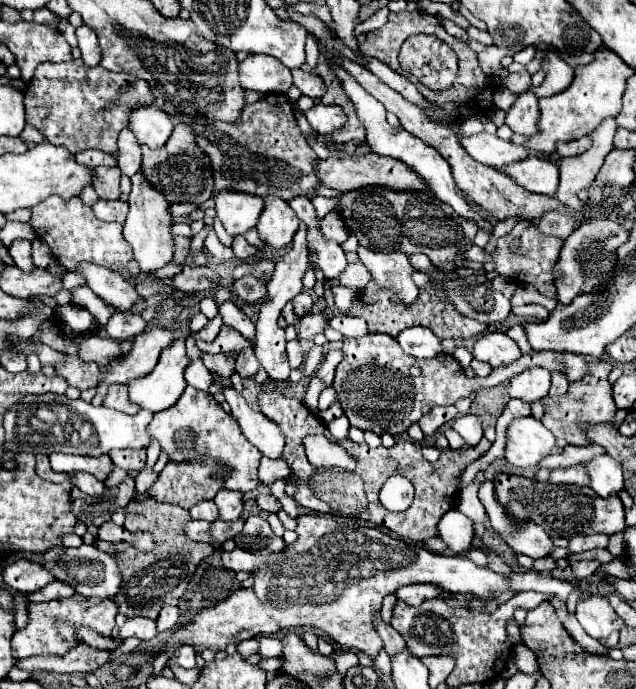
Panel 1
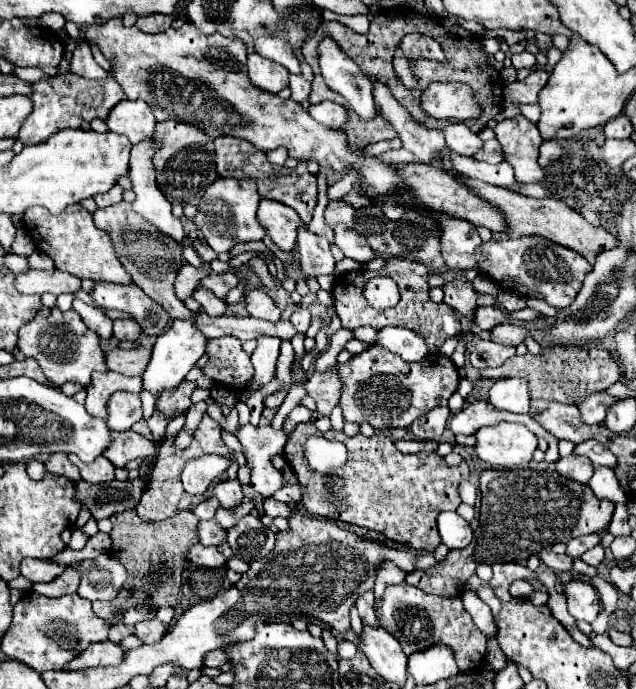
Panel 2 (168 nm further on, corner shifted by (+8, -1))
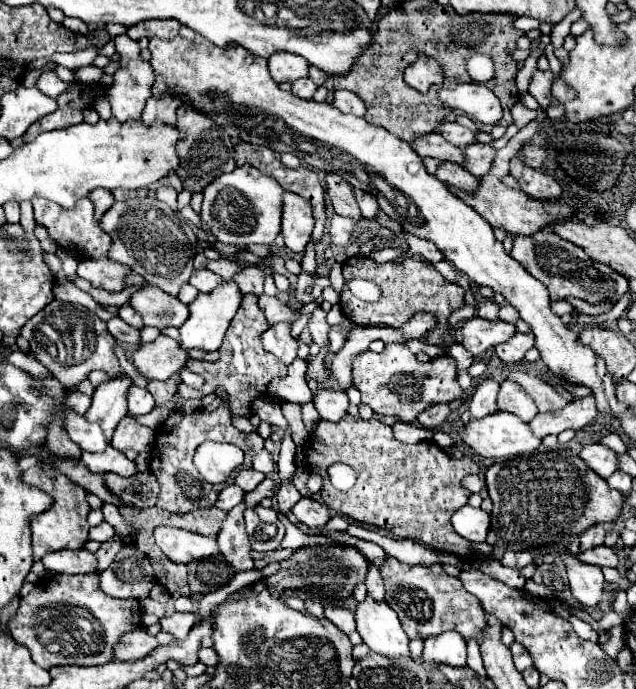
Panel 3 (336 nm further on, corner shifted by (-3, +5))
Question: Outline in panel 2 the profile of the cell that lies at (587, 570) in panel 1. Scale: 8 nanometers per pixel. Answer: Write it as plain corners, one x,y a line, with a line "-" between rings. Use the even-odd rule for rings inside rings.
596,545
596,547
592,547
592,549
588,549
582,557
580,557
584,563
588,563
588,565
600,565
600,561
604,559
604,549
602,549
602,545

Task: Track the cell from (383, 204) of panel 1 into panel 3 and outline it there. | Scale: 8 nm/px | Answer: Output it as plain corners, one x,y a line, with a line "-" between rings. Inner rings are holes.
481,299
479,305
477,305
477,315
481,319
489,319
489,321
497,321
497,311
499,311
499,305
491,299

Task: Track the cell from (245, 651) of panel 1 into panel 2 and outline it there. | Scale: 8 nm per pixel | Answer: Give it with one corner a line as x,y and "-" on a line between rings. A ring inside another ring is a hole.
216,649
216,651
208,653
206,659
204,659
204,667
222,667
224,663
226,663
226,655
224,655
222,649

